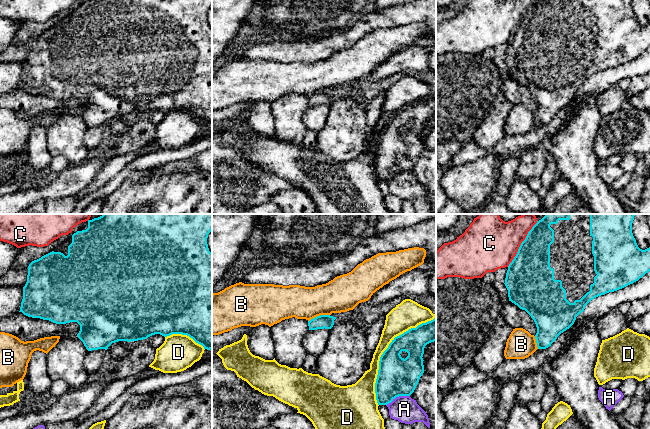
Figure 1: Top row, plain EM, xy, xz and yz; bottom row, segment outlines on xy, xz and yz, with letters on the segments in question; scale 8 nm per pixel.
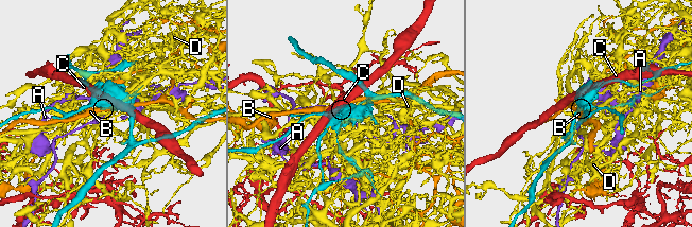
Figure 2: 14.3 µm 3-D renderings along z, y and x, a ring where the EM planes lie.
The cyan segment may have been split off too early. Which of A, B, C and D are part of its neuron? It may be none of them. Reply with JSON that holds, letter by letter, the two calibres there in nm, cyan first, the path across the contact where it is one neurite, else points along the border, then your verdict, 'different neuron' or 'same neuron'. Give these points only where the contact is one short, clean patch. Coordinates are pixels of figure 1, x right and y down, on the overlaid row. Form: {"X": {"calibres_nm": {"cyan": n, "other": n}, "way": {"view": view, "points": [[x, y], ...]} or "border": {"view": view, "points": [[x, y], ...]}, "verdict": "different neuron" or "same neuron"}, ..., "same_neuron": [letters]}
{"A": {"calibres_nm": {"cyan": 300, "other": 200}, "verdict": "different neuron"}, "B": {"calibres_nm": {"cyan": 110, "other": 280}, "verdict": "different neuron"}, "C": {"calibres_nm": {"cyan": 340, "other": 420}, "verdict": "different neuron"}, "D": {"calibres_nm": {"cyan": 300, "other": 190}, "verdict": "different neuron"}, "same_neuron": []}

